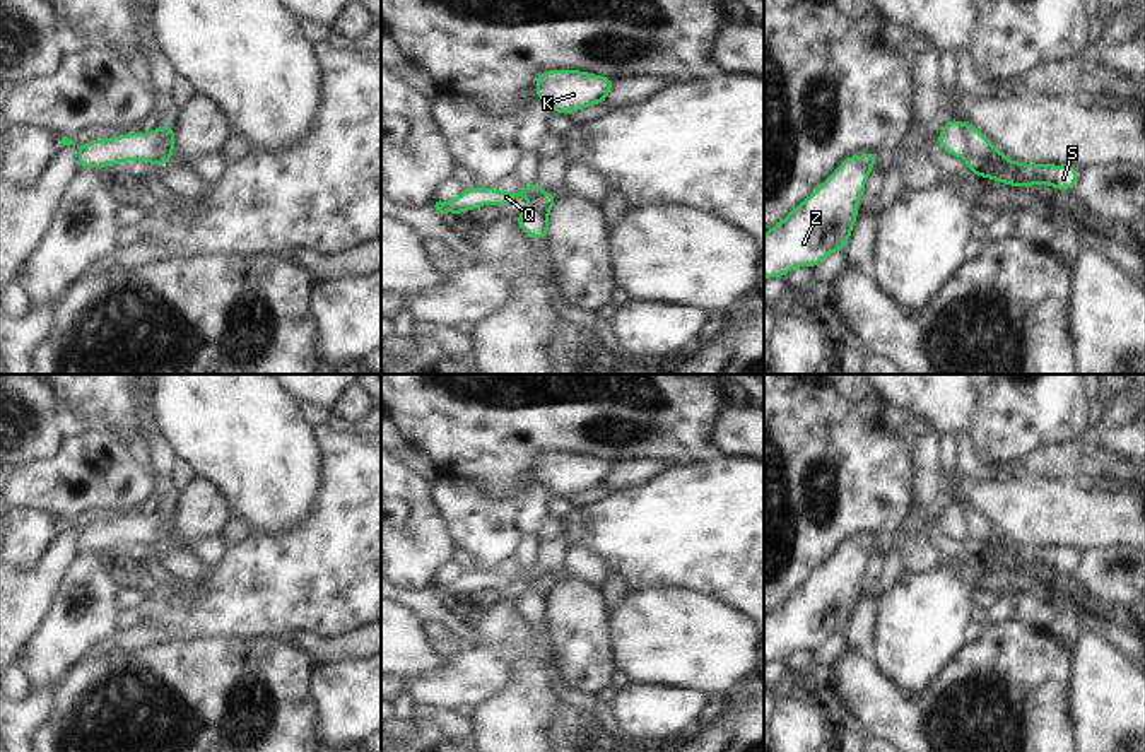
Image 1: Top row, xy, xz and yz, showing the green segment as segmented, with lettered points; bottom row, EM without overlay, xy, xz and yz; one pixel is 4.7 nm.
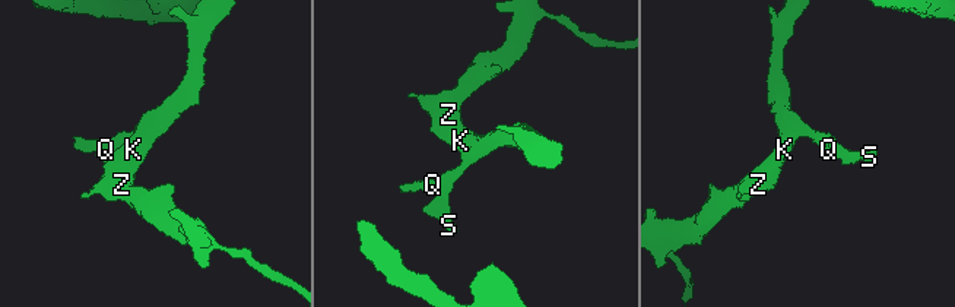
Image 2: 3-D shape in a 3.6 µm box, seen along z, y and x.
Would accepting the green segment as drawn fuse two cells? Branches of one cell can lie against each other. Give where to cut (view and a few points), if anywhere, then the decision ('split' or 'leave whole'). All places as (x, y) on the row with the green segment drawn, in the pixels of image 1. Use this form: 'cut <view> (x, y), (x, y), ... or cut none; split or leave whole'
cut yz (964, 123), (968, 137), (966, 159); split

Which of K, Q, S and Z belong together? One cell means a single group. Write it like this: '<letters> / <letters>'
K Q Z / S

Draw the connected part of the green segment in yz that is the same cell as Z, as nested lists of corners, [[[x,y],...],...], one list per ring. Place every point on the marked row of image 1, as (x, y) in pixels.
[[[854,154],[764,234],[764,280],[844,251],[877,154]]]

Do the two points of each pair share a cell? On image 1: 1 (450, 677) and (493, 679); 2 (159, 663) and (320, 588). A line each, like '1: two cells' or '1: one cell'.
1: one cell
2: two cells

